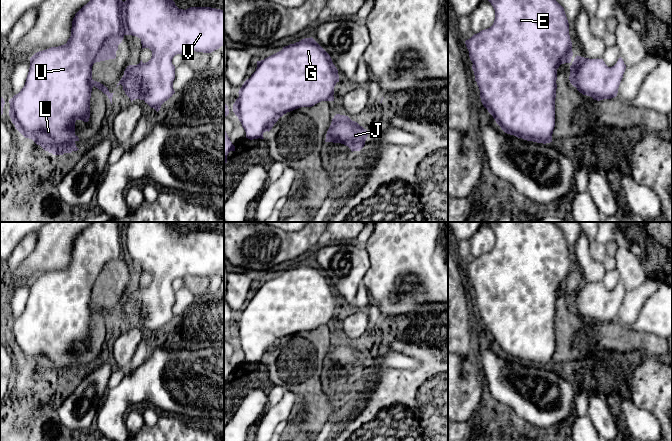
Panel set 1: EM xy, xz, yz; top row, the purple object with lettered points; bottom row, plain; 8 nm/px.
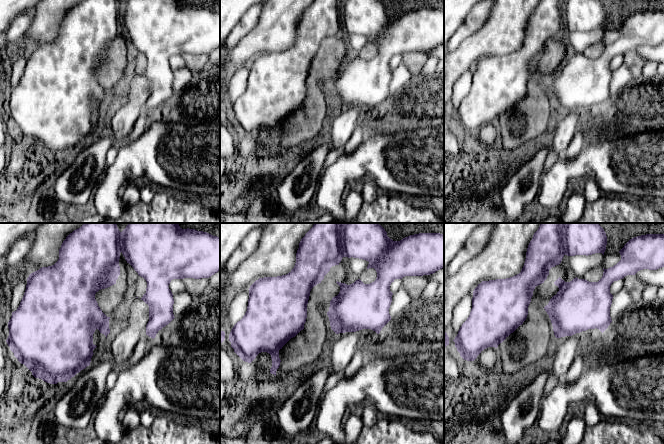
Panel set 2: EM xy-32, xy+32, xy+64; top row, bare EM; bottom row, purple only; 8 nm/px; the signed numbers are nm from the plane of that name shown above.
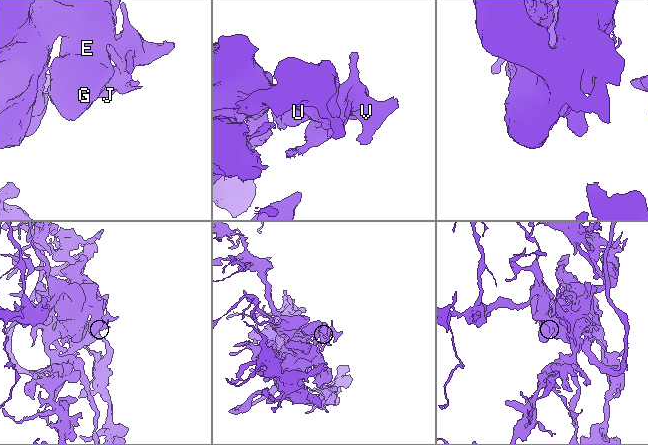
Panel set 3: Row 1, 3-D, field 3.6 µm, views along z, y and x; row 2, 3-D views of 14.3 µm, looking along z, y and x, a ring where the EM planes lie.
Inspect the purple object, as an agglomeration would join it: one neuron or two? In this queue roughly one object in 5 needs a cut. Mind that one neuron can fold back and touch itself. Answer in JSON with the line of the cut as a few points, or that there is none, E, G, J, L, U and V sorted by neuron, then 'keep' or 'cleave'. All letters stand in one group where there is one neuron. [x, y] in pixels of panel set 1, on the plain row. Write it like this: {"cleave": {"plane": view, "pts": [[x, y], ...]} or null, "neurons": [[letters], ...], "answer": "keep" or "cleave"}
{"cleave": null, "neurons": [["E", "G", "J", "L", "U", "V"]], "answer": "keep"}

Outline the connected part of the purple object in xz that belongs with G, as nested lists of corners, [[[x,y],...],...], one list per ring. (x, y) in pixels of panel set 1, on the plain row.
[[[311,261],[283,271],[261,285],[256,295],[239,314],[233,336],[246,356],[246,362],[264,363],[263,357],[287,336],[312,331],[321,325],[334,325],[334,311],[339,306],[338,294],[330,279]]]

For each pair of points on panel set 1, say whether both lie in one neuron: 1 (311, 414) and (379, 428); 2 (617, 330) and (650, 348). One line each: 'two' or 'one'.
1: two
2: one

